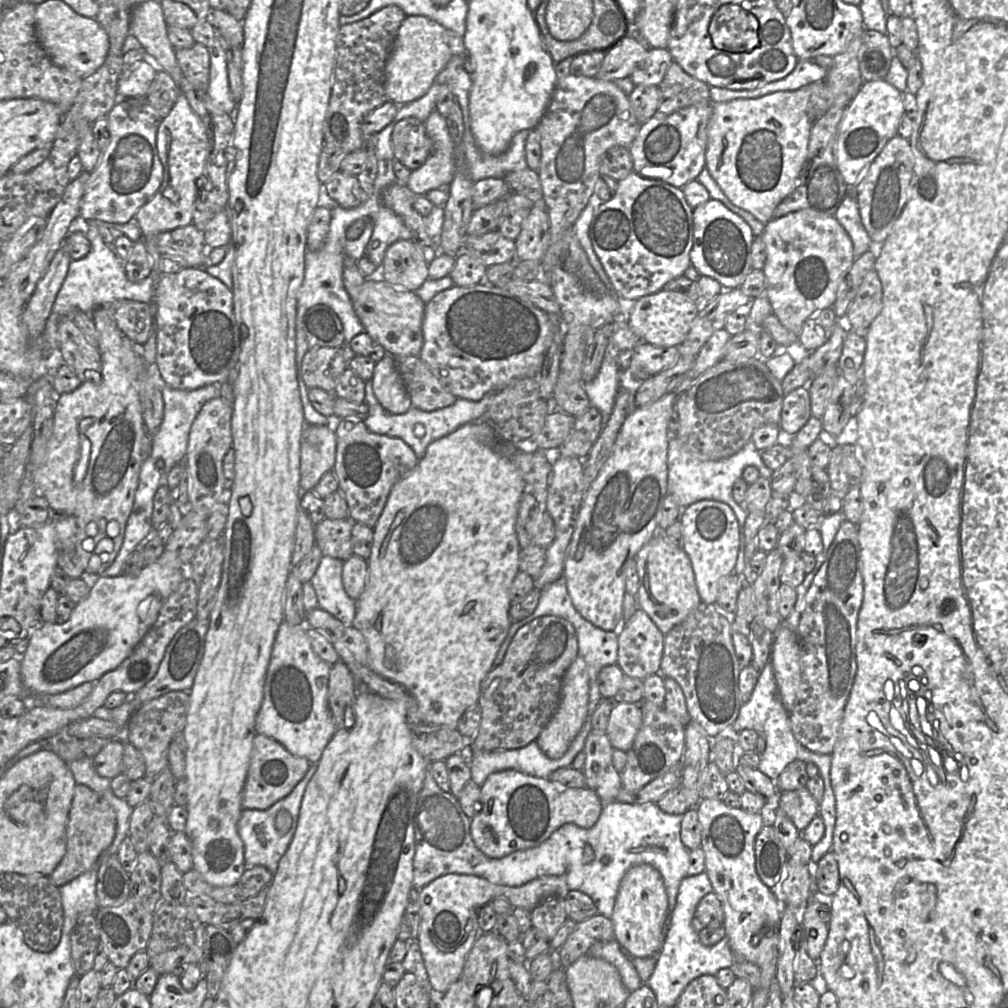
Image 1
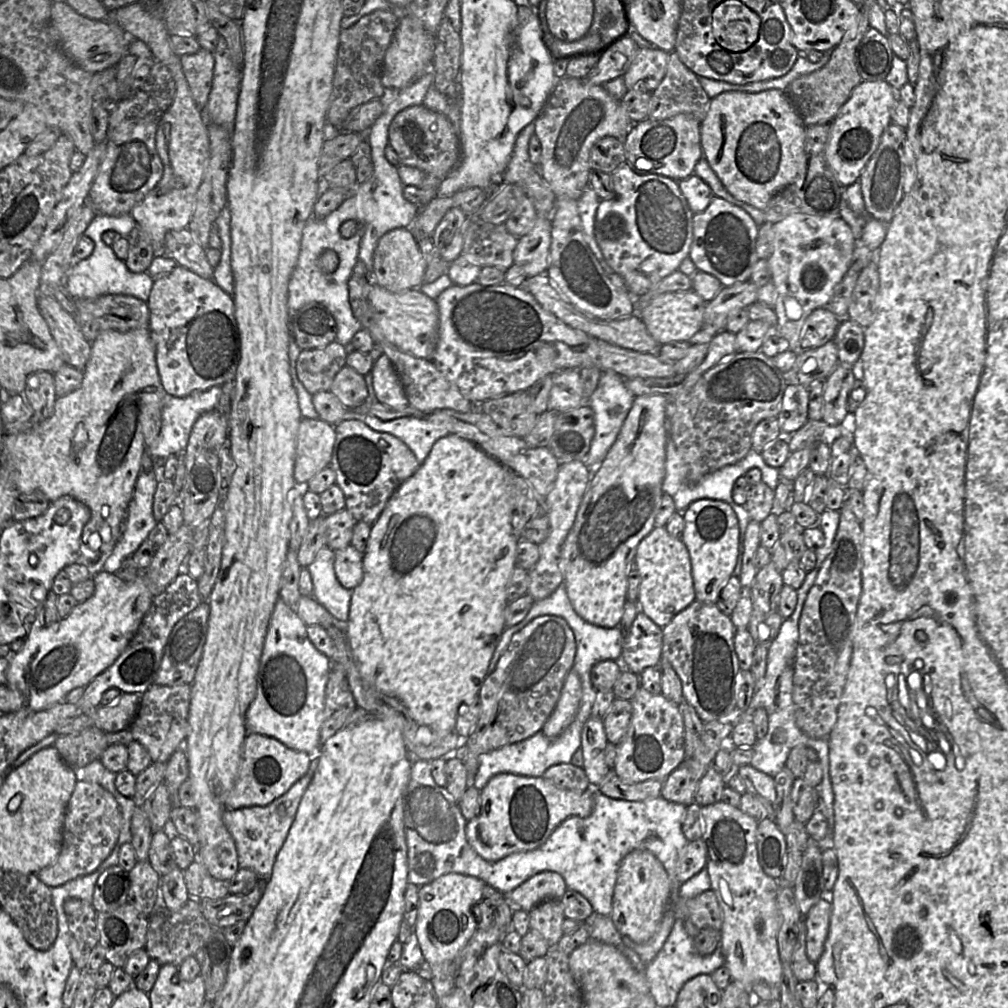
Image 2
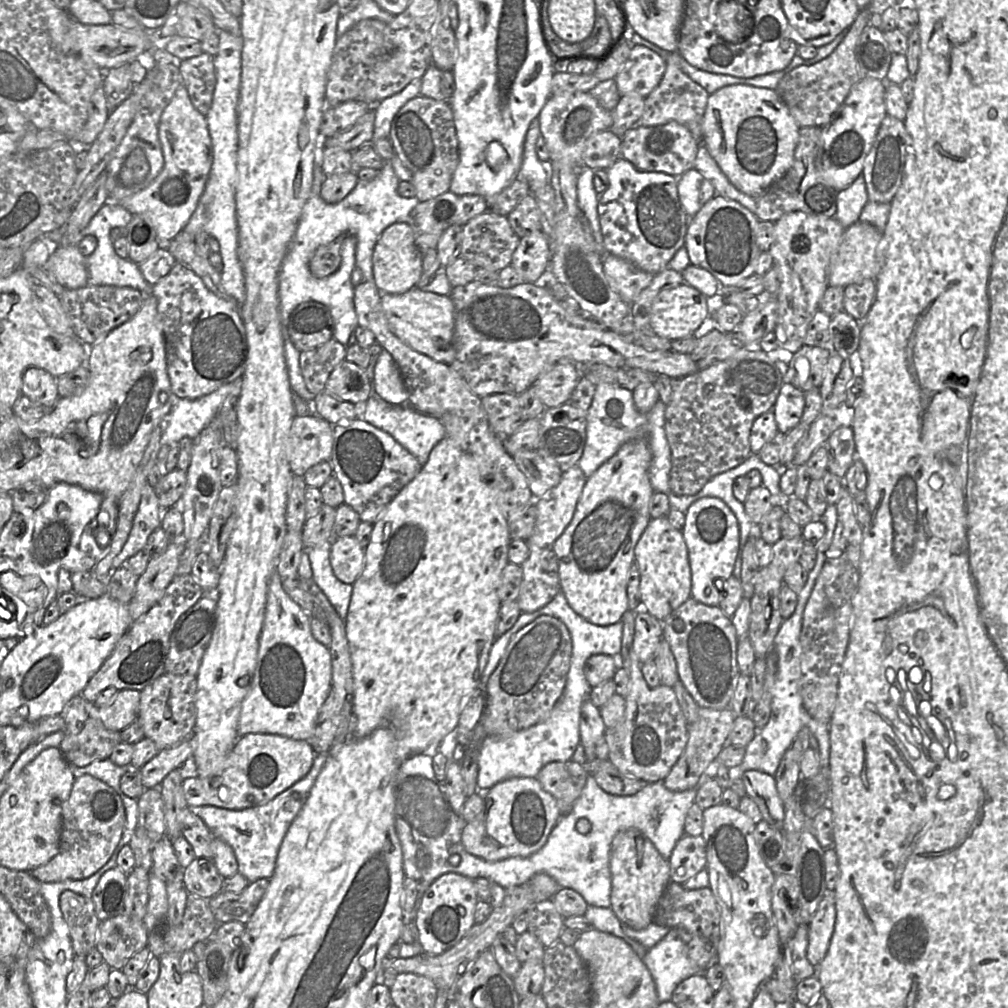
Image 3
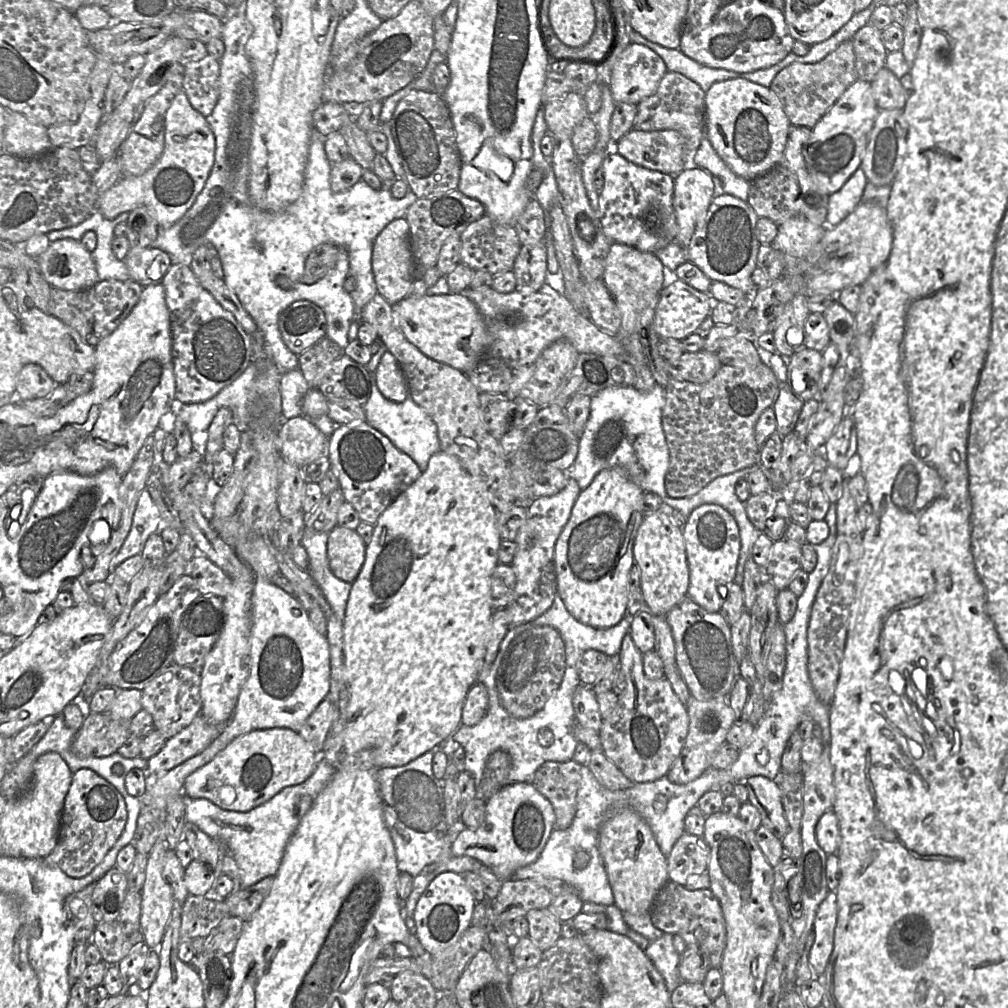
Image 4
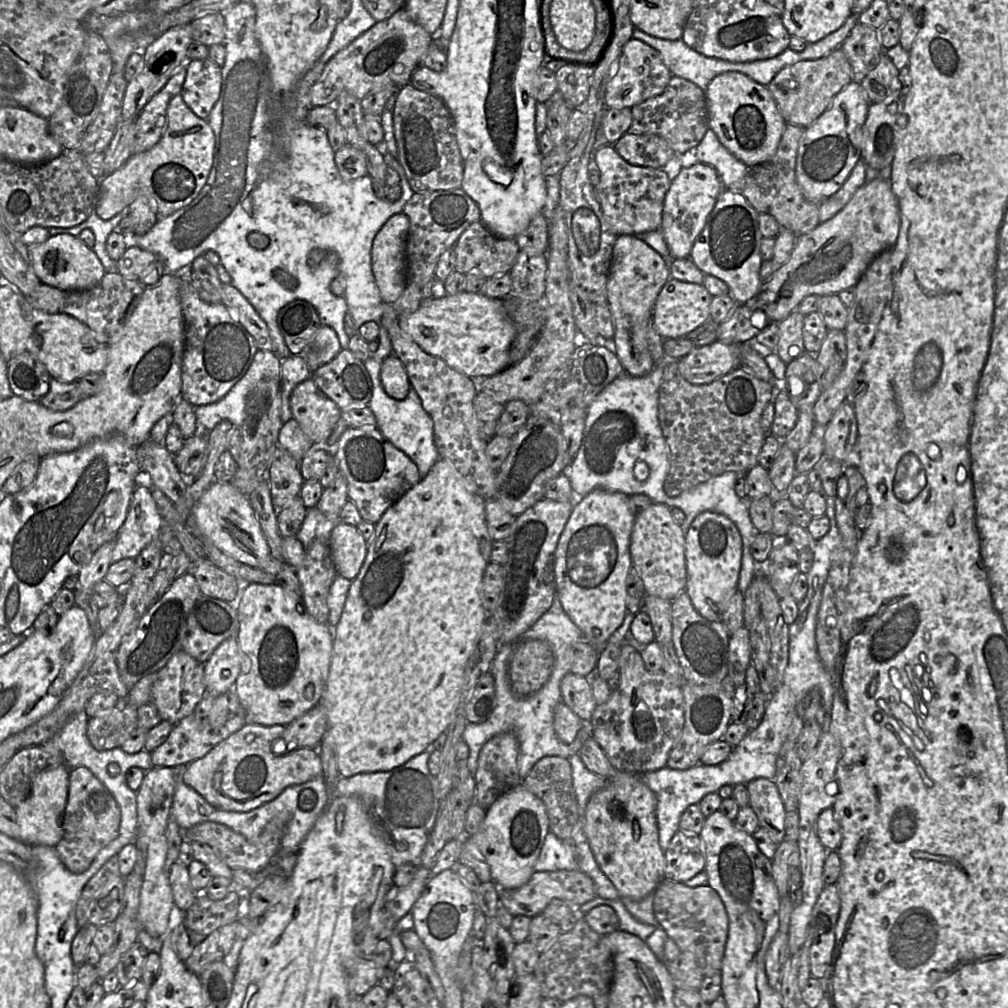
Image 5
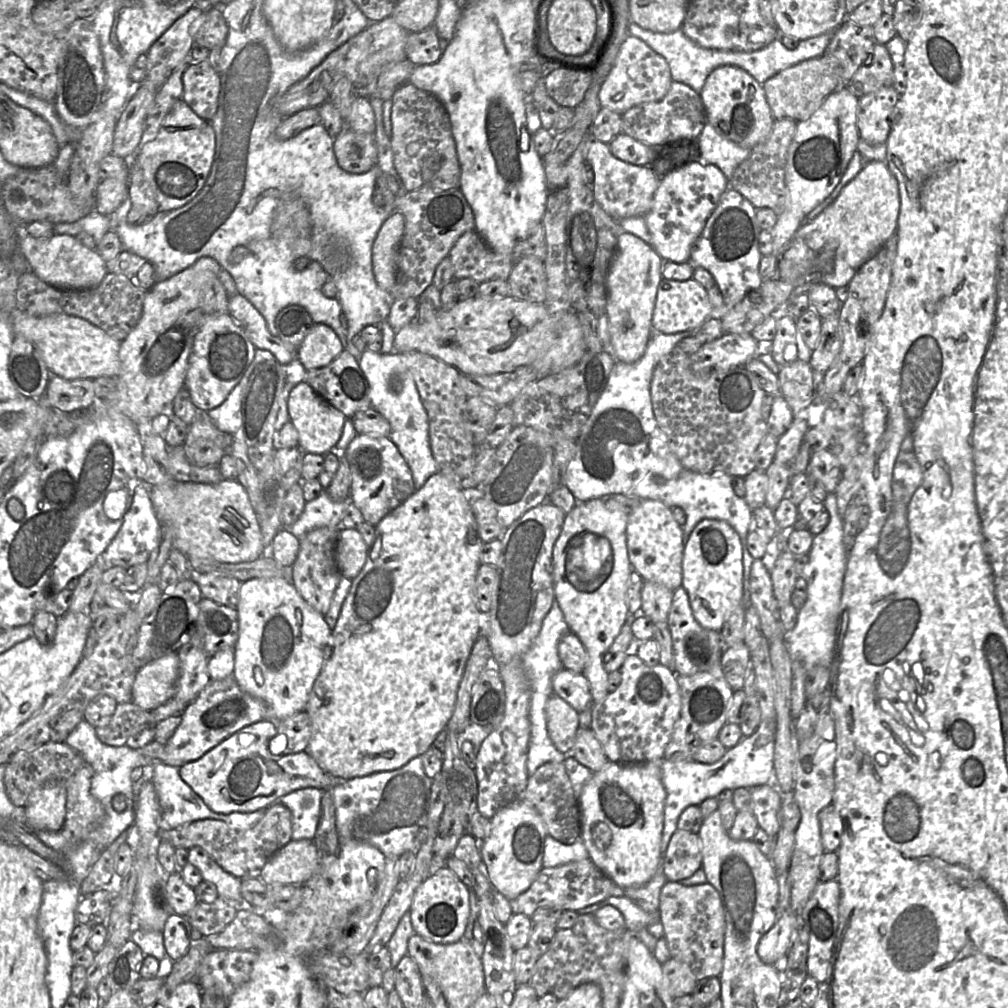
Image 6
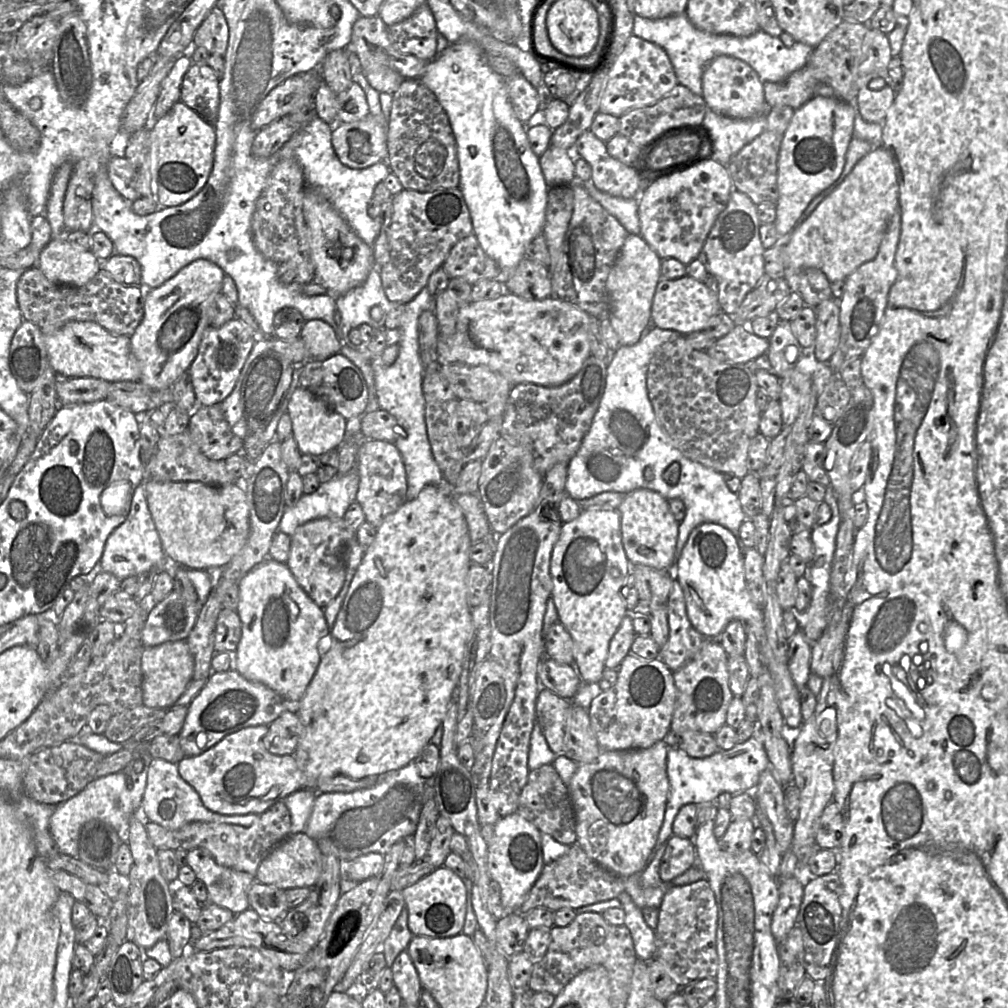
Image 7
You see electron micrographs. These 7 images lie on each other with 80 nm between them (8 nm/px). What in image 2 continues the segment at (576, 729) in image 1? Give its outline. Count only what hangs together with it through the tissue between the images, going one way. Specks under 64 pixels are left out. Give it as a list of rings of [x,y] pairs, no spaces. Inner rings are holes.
[[[572,668],[565,679],[560,698],[552,715],[541,730],[549,738],[560,735],[574,720],[582,697],[578,673]]]

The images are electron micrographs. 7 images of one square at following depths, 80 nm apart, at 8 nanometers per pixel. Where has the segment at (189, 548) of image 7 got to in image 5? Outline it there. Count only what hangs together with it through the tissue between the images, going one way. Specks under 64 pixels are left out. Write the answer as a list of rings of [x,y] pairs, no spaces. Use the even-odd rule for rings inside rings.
[[[214,481],[193,507],[194,525],[219,550],[253,568],[263,568],[272,559],[248,496],[230,482]]]

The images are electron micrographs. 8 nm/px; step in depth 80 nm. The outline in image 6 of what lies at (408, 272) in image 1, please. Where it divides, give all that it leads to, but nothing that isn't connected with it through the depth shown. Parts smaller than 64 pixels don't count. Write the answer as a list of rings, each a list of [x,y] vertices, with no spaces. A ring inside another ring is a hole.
[[[393,211],[380,227],[372,246],[372,267],[380,288],[390,293],[397,278],[397,254],[405,229],[405,217]]]

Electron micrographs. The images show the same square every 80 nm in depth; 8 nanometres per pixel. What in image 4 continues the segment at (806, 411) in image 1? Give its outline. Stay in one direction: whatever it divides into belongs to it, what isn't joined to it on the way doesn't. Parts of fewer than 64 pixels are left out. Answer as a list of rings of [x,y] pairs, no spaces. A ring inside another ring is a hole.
[[[780,383],[777,398],[772,404],[776,417],[776,432],[785,436],[794,431],[804,402],[794,395],[785,383]]]

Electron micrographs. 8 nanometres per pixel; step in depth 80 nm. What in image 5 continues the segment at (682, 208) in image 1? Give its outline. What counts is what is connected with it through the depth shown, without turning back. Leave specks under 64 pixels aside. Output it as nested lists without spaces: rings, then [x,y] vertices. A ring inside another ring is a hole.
[[[606,144],[594,153],[600,170],[600,182],[595,194],[601,211],[612,231],[617,235],[640,235],[659,230],[665,195],[671,184],[671,173],[665,168],[649,168],[632,165]]]

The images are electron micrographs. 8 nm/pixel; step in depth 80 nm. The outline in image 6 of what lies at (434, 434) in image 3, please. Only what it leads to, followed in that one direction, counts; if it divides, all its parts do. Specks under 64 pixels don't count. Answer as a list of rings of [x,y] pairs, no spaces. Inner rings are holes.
[[[366,349],[359,360],[359,366],[368,381],[371,407],[381,413],[389,422],[388,437],[409,466],[415,489],[420,489],[427,479],[440,469],[430,447],[428,416],[413,375],[407,366],[406,355],[399,352],[383,354]],[[395,374],[400,376],[403,383],[402,391],[398,394],[394,393],[389,386],[389,379]]]

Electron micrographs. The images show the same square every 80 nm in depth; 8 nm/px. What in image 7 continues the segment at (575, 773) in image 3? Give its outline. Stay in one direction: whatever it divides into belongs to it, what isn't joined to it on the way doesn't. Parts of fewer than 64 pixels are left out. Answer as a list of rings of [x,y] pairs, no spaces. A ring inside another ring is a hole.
[[[552,764],[529,772],[528,781],[519,798],[518,812],[541,833],[549,834],[559,843],[573,845],[577,842],[576,815],[570,790]]]

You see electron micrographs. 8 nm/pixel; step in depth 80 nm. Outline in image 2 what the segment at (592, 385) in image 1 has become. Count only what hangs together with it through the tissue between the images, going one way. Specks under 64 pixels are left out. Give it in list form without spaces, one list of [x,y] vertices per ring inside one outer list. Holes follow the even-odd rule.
[[[603,371],[597,388],[587,402],[594,412],[595,434],[589,452],[583,459],[588,471],[594,475],[602,465],[607,453],[615,443],[621,427],[633,405],[634,395],[624,386],[621,375],[614,371]]]

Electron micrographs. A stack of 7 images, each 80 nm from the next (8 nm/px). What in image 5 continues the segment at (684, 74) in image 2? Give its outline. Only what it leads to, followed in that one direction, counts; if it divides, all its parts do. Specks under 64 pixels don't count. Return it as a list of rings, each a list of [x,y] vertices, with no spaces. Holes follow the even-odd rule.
[[[672,76],[665,90],[652,98],[636,104],[631,108],[632,123],[628,129],[633,134],[656,134],[663,137],[677,156],[693,155],[694,149],[708,130],[708,112],[705,91],[693,82],[678,76]]]

